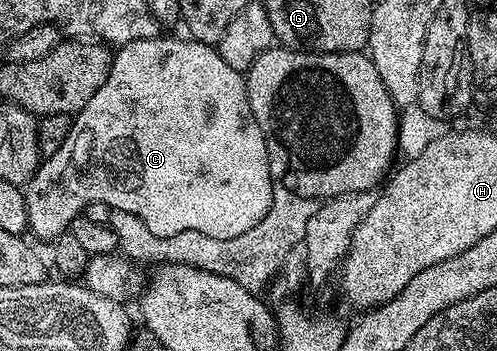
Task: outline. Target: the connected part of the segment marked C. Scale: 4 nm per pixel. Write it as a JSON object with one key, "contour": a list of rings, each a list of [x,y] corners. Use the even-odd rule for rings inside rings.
{"contour":[[[189,37],[182,38],[149,38],[148,40],[132,40],[126,46],[117,47],[114,54],[114,63],[110,65],[108,80],[100,84],[96,96],[84,104],[84,108],[73,115],[68,136],[64,136],[64,144],[56,148],[39,165],[34,177],[26,183],[24,193],[26,196],[26,212],[28,214],[28,230],[38,238],[53,240],[62,233],[69,231],[72,219],[79,217],[88,204],[108,204],[111,211],[118,211],[122,215],[139,217],[148,226],[152,236],[174,236],[185,229],[204,232],[206,236],[215,237],[216,240],[228,240],[229,237],[240,235],[240,232],[252,228],[262,220],[269,205],[272,204],[273,188],[276,185],[270,176],[268,164],[268,148],[264,144],[264,132],[260,132],[260,124],[252,116],[252,108],[248,104],[246,79],[243,71],[228,68],[219,56],[214,46],[206,46],[202,42],[195,42]]]}

